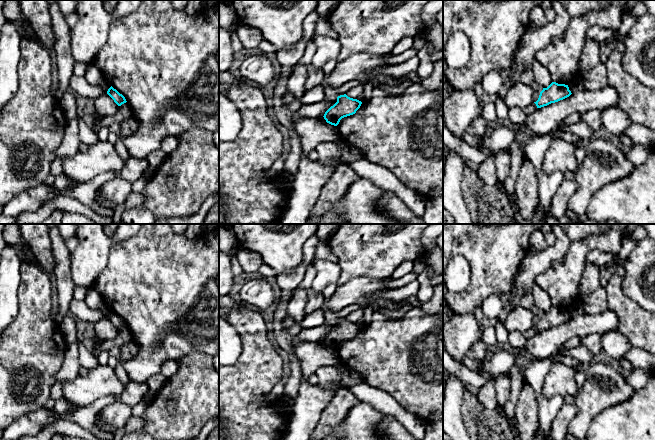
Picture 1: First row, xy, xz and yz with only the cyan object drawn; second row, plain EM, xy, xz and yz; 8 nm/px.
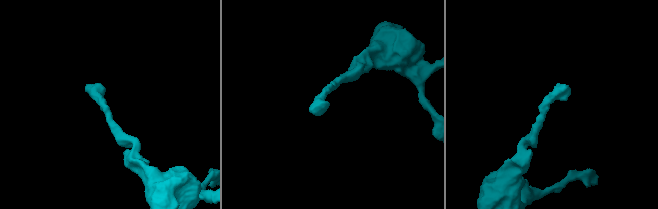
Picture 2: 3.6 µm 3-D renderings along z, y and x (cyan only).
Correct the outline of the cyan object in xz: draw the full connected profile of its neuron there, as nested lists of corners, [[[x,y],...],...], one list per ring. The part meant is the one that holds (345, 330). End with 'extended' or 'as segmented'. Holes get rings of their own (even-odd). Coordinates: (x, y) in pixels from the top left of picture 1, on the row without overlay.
[[[346,318],[340,319],[323,341],[327,347],[337,350],[342,342],[355,338],[361,328],[361,325],[350,322]]]; as segmented

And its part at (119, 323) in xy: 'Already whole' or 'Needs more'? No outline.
Already whole

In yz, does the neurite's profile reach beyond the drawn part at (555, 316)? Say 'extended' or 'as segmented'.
as segmented

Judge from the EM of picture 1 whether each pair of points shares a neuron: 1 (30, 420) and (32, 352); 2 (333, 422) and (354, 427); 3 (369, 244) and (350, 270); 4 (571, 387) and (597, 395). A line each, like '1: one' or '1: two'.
1: two
2: two
3: one
4: two

